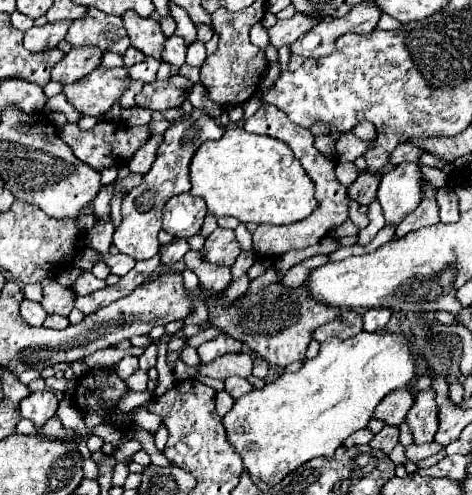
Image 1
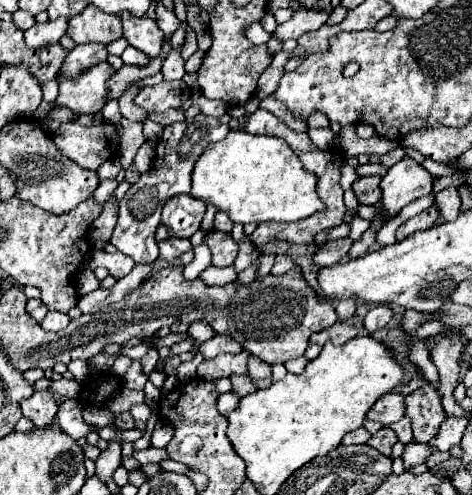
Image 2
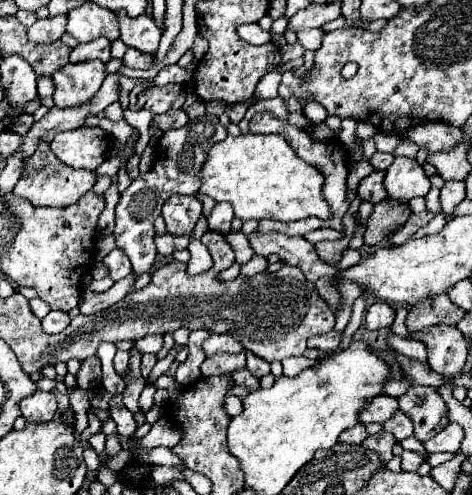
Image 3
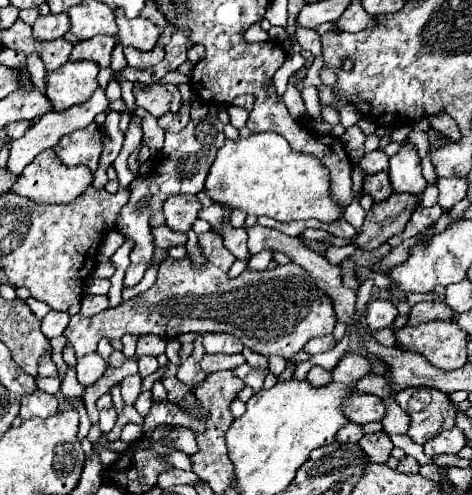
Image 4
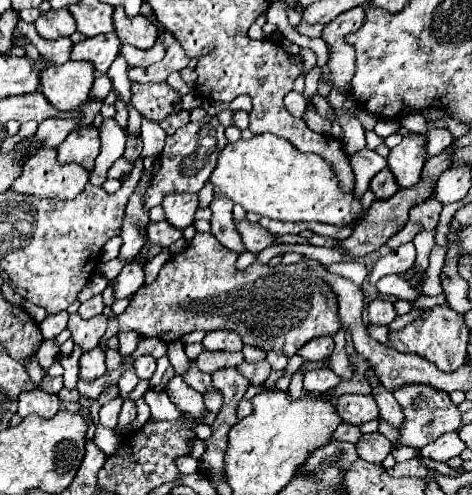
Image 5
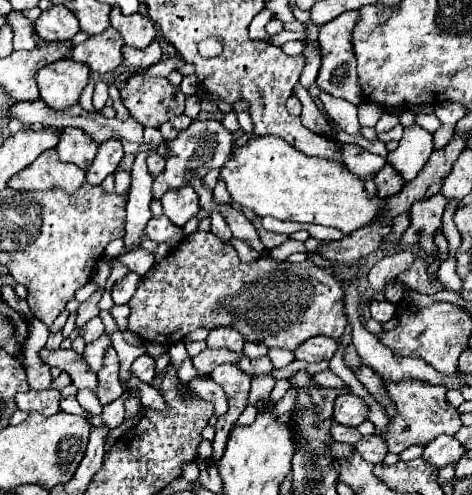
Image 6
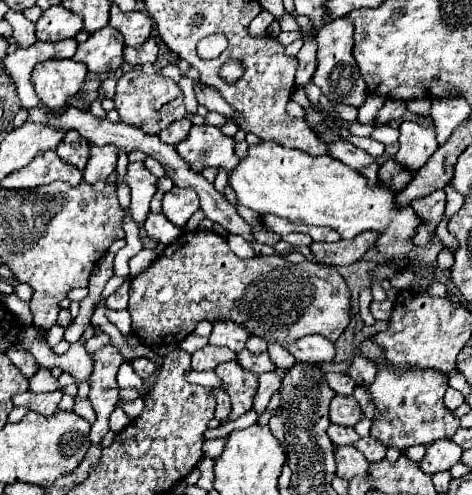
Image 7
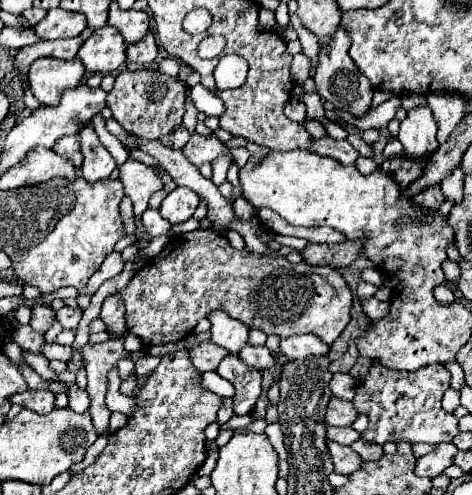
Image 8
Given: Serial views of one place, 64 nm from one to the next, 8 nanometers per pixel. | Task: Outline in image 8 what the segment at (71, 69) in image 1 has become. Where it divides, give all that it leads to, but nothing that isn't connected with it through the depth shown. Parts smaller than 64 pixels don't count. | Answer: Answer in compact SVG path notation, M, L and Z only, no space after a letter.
M102 26L84 42L78 60L88 72L114 72L126 60L126 42L112 26Z

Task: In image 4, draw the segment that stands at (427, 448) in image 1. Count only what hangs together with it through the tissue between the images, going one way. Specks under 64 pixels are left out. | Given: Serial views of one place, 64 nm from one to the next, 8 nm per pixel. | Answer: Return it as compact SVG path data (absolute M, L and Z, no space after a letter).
M406 456L404 460L400 460L400 464L398 464L396 470L402 472L402 474L416 474L420 470L420 464L412 456Z

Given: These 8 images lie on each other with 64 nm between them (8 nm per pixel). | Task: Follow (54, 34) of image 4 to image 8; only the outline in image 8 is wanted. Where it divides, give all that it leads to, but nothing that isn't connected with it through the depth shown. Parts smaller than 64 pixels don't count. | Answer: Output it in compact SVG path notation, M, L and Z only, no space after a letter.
M62 8L48 10L46 18L42 18L34 32L42 40L56 40L56 38L74 38L80 36L80 32L86 28L86 16L80 12L68 12Z

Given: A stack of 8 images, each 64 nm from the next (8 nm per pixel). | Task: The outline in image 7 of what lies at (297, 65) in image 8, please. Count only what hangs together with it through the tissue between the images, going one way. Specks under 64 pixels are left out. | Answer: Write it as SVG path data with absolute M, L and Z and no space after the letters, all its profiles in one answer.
M308 38L308 42L304 42L296 60L298 60L296 82L298 86L304 86L306 82L312 80L312 72L316 70L316 40L314 38Z

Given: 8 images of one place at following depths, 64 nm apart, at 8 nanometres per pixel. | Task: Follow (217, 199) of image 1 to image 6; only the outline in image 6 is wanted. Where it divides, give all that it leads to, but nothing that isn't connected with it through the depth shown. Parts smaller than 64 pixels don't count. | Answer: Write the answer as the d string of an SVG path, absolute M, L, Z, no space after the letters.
M276 136L254 138L248 140L246 146L234 148L234 156L230 164L220 170L220 178L226 182L232 200L244 208L254 210L258 216L274 216L280 220L332 226L332 228L340 228L344 236L352 234L356 228L372 224L380 214L380 210L384 210L384 200L378 196L370 198L364 190L364 182L358 176L354 176L346 166L342 166L336 160L310 158Z

